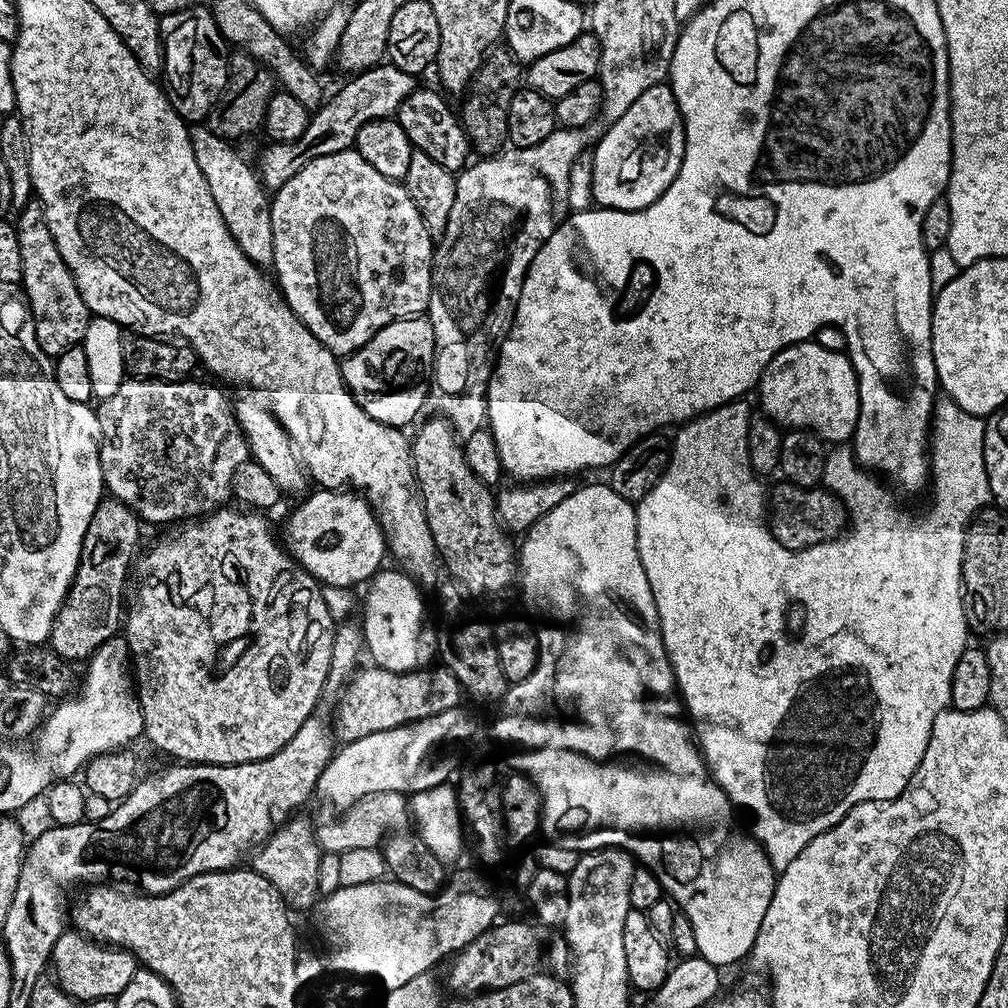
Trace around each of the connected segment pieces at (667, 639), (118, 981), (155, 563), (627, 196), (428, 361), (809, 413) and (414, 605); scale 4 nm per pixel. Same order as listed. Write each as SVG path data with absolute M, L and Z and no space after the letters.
M947 398L937 399L936 406L932 410L932 426L930 429L930 488L932 486L932 509L929 510L928 517L926 517L921 524L914 525L913 528L908 524L900 524L900 508L896 505L896 500L892 497L891 490L883 484L885 481L881 479L879 475L873 474L868 468L862 466L860 461L856 459L855 451L853 451L851 447L833 447L826 458L823 487L827 488L830 492L835 492L836 495L844 501L844 509L847 510L850 517L846 534L841 534L834 540L822 542L818 546L810 546L806 549L807 554L804 552L791 553L773 538L772 532L768 528L768 521L766 519L766 488L764 492L763 486L760 485L763 483L758 479L756 473L753 472L752 463L748 457L746 434L748 433L750 411L748 412L748 408L744 403L745 401L743 399L739 399L733 400L730 404L723 404L721 408L714 408L711 412L691 422L685 423L683 427L677 431L681 432L677 434L676 440L674 439L674 443L672 444L672 461L668 463L668 469L664 471L662 478L654 486L654 490L650 490L650 494L646 494L646 498L642 498L635 505L636 549L642 558L642 570L646 570L646 582L650 582L650 590L654 594L654 606L658 610L658 618L660 619L660 633L666 646L666 654L670 658L672 673L676 675L678 695L683 707L686 709L687 715L691 717L693 721L696 719L697 722L700 723L698 743L701 752L704 754L704 761L708 763L708 771L712 779L716 781L717 786L728 795L728 799L732 801L733 805L735 805L737 809L745 808L745 810L748 811L748 816L752 819L752 828L750 827L751 835L759 840L760 846L764 849L765 854L768 855L768 861L770 861L772 867L777 870L783 870L790 866L790 862L794 862L794 858L798 858L798 854L802 854L805 846L810 842L814 842L814 838L818 838L818 834L830 830L830 826L838 823L854 806L858 806L867 800L892 800L898 794L902 794L902 790L906 790L906 786L910 782L914 770L918 770L918 766L922 762L922 754L926 754L926 742L930 742L930 730L934 726L934 718L938 718L938 714L945 712L952 703L952 699L950 698L950 682L954 674L954 666L958 666L958 658L970 644L970 640L968 640L968 636L970 637L970 629L965 616L966 596L962 591L960 577L964 533L973 517L975 517L990 500L986 466L984 465L985 421L981 419L981 417L962 410L962 406L958 406L953 400Z
M75 930L64 931L58 942L54 942L50 964L53 969L56 967L54 975L60 988L81 1002L98 998L111 1000L120 996L138 971L138 961L131 952L101 944L99 940L92 940Z
M221 506L221 507L219 507L219 508L217 508L217 509L215 509L215 510L212 510L212 511L209 511L209 512L208 512L208 513L207 513L207 514L205 514L205 515L203 515L203 516L201 516L201 517L199 517L199 518L196 518L196 519L193 519L193 520L192 520L192 521L191 521L191 522L188 522L188 523L185 523L185 524L184 524L184 525L183 525L183 526L176 526L176 527L173 527L173 528L172 528L172 529L171 529L171 530L168 530L168 531L172 531L172 530L173 530L173 532L168 532L168 533L166 533L166 534L165 534L165 536L164 536L164 540L160 540L160 541L158 541L158 542L157 542L157 544L156 544L156 545L154 545L154 546L153 546L153 548L152 548L152 549L150 549L150 550L149 550L149 552L148 552L148 553L146 553L146 554L145 554L145 556L144 556L144 557L142 557L142 556L143 556L143 555L141 555L141 556L140 556L140 557L139 557L139 560L138 560L138 563L137 563L137 564L136 564L136 565L135 565L135 568L134 568L134 576L135 576L135 580L136 580L136 576L137 576L137 580L136 580L136 593L134 593L134 594L133 594L133 596L132 596L132 593L131 593L131 596L130 596L130 603L129 603L129 604L128 604L128 605L127 605L127 608L126 608L126 615L125 615L125 617L124 617L124 619L123 619L123 621L122 621L122 635L123 635L123 638L124 638L124 641L126 641L126 642L127 642L127 643L128 643L128 655L129 655L129 657L130 657L130 664L131 664L131 667L132 667L132 668L133 668L133 669L134 669L134 691L135 691L135 693L136 693L136 695L137 695L137 696L139 696L139 698L140 698L140 709L141 709L141 710L142 710L142 714L143 714L143 715L144 715L144 730L143 730L143 735L144 735L144 736L145 736L145 737L146 737L146 740L147 740L147 736L148 736L148 740L149 740L149 742L150 742L150 743L152 743L152 744L153 744L153 746L154 746L154 747L156 747L156 748L157 748L157 750L158 750L158 751L160 751L160 752L165 752L165 754L166 754L166 755L168 755L168 756L173 756L173 758L174 758L174 759L173 759L173 761L176 761L176 762L187 762L187 763L189 763L189 764L245 764L245 763L246 763L246 762L254 762L254 761L255 761L255 760L265 760L265 759L266 759L266 758L267 758L267 757L268 757L268 756L273 756L273 754L275 754L275 752L277 752L277 751L278 751L278 750L282 750L282 746L286 746L286 742L290 742L290 738L294 738L294 734L298 734L298 730L299 730L299 729L300 729L300 727L301 727L301 726L302 726L302 722L306 722L306 718L307 718L307 717L308 717L308 715L310 715L310 714L311 714L311 713L312 713L312 711L313 711L313 710L314 710L314 709L316 709L316 706L317 706L317 704L319 704L319 703L320 703L320 696L321 696L321 694L323 694L323 693L324 693L324 683L325 683L325 682L326 682L326 674L327 674L327 673L328 673L328 671L329 671L329 670L330 670L330 646L331 646L331 645L332 645L332 643L333 643L333 642L334 642L334 634L335 634L335 633L336 633L336 624L335 624L335 623L334 623L334 621L333 621L333 619L332 619L332 616L331 616L331 614L330 614L330 611L328 611L328 610L327 610L327 608L326 608L326 604L325 604L325 602L324 602L324 601L323 601L323 598L322 598L322 594L321 594L321 592L320 592L320 591L321 591L321 585L320 585L320 584L319 584L319 583L318 583L318 581L317 581L317 579L316 579L316 577L315 577L315 576L312 576L312 575L310 575L310 573L309 573L309 572L307 572L307 571L306 571L306 569L304 569L304 568L303 568L303 566L302 566L302 565L300 565L300 563L299 563L299 562L297 562L297 561L296 561L296 560L295 560L295 558L294 558L294 557L292 557L292 556L291 556L291 554L290 554L290 553L289 553L289 551L288 551L288 549L287 549L287 547L285 547L285 545L284 545L284 544L283 544L283 543L281 543L281 541L280 541L280 540L279 540L279 539L278 539L278 536L277 536L277 533L276 533L276 536L275 536L275 534L274 534L274 533L272 533L272 528L271 528L271 526L270 526L270 525L268 525L268 520L267 520L267 518L266 518L266 517L264 517L264 516L267 516L267 515L264 515L264 514L261 514L261 513L260 513L260 512L259 512L259 511L256 511L256 510L240 510L240 511L244 511L244 512L235 512L235 510L234 510L234 509L232 509L232 506Z
M667 83L655 84L642 98L618 118L618 122L607 125L594 145L590 158L594 162L592 175L592 198L601 209L618 212L637 212L650 206L674 182L684 157L684 119L680 117L678 102Z
M427 315L409 316L406 320L395 320L390 326L378 330L364 348L359 348L340 360L340 373L356 400L370 418L388 424L392 428L403 429L420 412L420 407L428 400L428 389L432 378L434 358L434 330Z
M815 342L786 346L770 358L766 370L760 375L759 392L759 411L781 429L815 432L825 442L848 442L855 437L860 417L860 383L851 360L843 351L835 352Z
M387 568L377 572L366 584L368 593L364 596L362 619L364 646L367 655L372 655L371 663L375 667L391 672L414 672L433 663L434 636L424 625L424 600L416 581L403 570Z

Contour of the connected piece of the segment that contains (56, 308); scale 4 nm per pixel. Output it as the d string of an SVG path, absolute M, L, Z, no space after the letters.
M33 198L29 200L26 207L19 209L15 217L16 233L18 234L18 246L22 250L22 291L23 299L28 305L28 311L32 314L34 322L34 334L38 338L38 346L53 358L60 356L67 348L75 348L81 343L86 334L87 324L90 319L90 313L82 294L78 290L76 280L72 272L66 266L62 254L58 254L58 246L50 234L50 226L46 226L44 217L44 208L40 201Z

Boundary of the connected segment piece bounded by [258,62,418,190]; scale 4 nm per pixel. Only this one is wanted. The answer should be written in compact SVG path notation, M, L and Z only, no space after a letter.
M391 62L378 63L374 67L368 68L364 72L355 73L351 78L345 80L348 81L333 96L331 93L325 99L324 104L309 115L308 125L302 138L285 144L272 142L267 145L269 148L261 154L260 164L258 163L258 175L265 189L275 190L286 186L286 182L290 182L290 178L294 178L294 174L298 174L298 170L302 170L302 166L306 166L314 158L335 152L349 151L355 145L358 130L362 130L362 126L366 126L366 122L395 117L404 99L418 87L417 77L398 70L398 66L394 66Z

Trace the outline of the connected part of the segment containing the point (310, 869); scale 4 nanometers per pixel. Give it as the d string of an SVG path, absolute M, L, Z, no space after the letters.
M289 818L283 821L250 856L252 871L270 881L274 890L278 890L284 903L292 910L308 908L312 903L315 905L321 895L320 856L322 857L322 849L316 841L316 828L308 820L296 819Z

